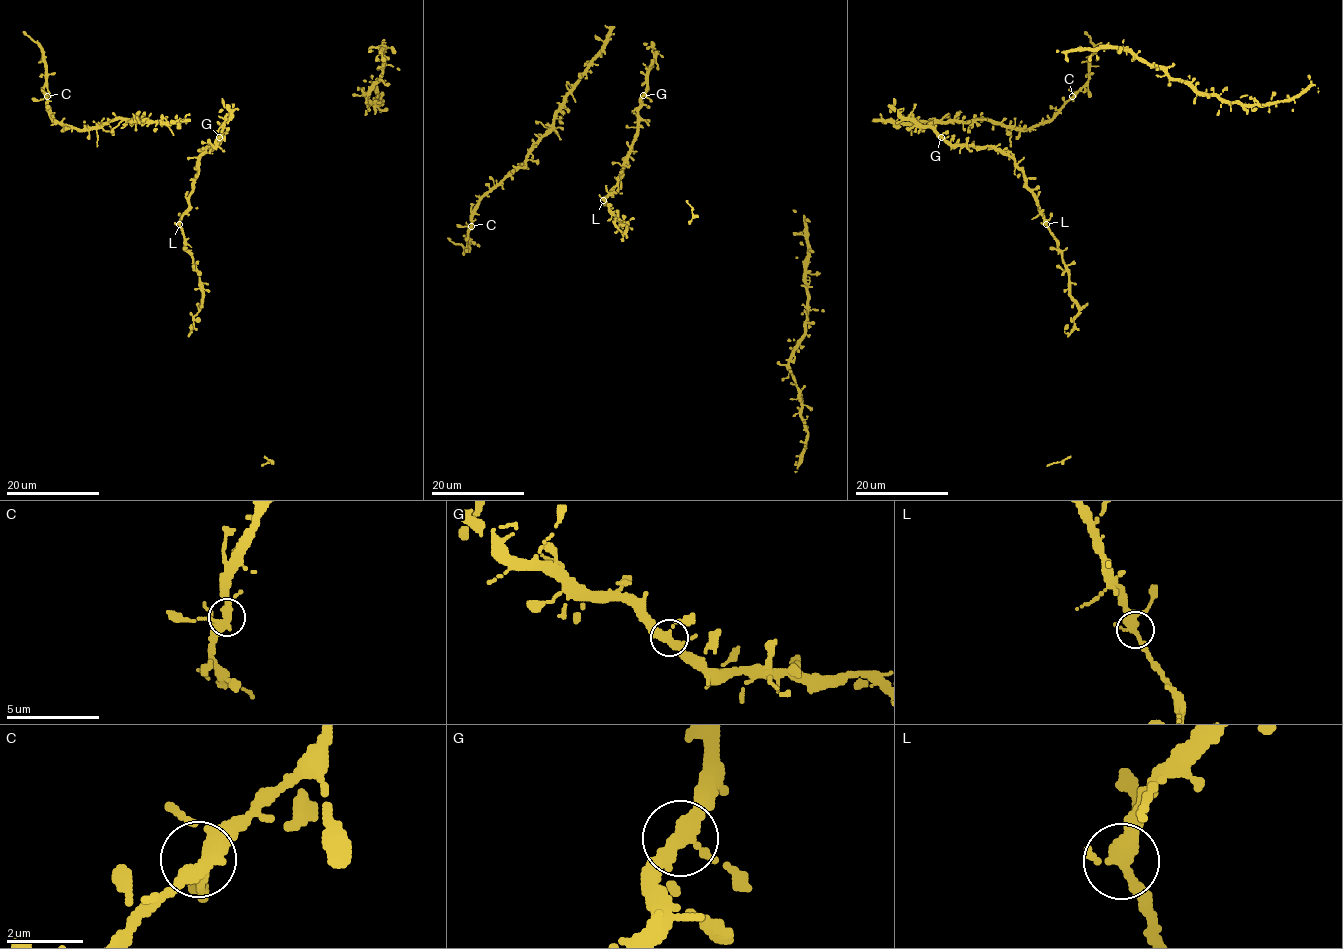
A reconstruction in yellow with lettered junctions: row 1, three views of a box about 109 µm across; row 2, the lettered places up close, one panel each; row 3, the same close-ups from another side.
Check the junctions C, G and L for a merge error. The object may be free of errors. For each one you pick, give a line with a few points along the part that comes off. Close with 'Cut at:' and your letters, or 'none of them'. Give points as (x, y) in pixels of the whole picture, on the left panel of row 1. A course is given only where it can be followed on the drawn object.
Cut at: none of them

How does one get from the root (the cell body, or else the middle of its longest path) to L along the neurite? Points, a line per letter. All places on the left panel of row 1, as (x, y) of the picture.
L: (224, 138), (214, 146), (208, 146), (200, 155), (188, 209), (179, 224)

